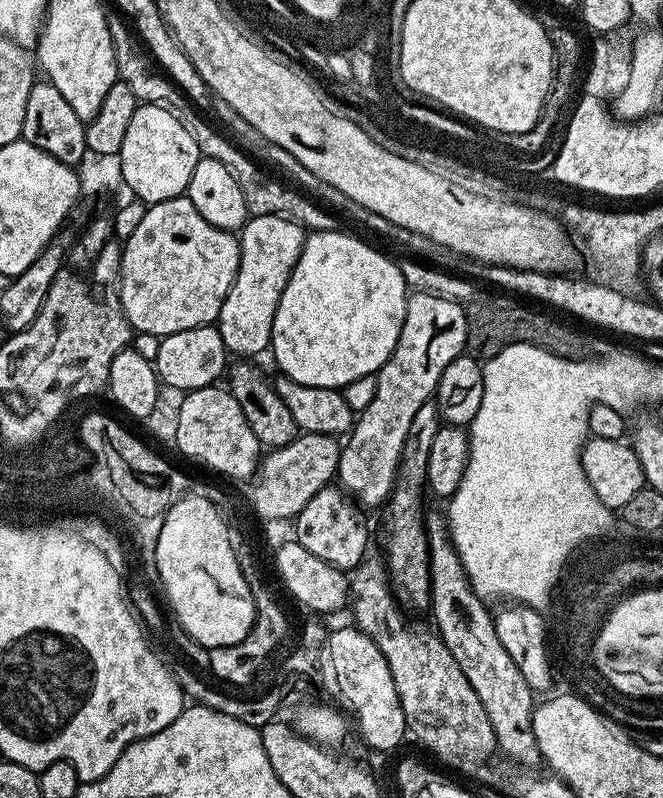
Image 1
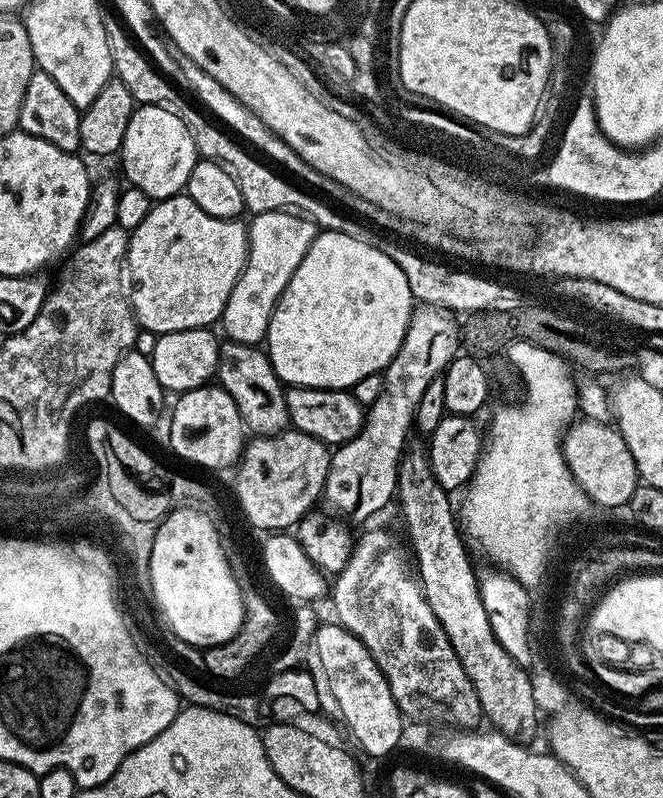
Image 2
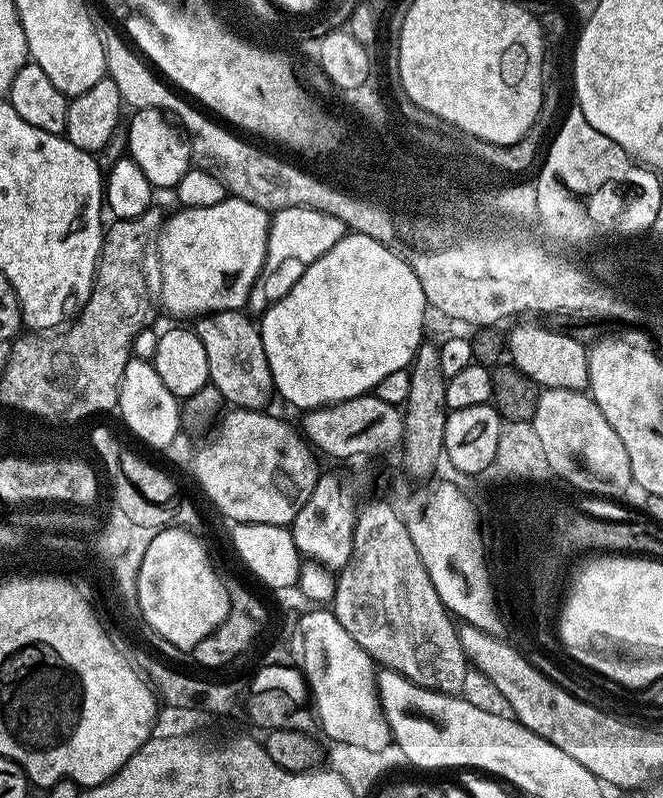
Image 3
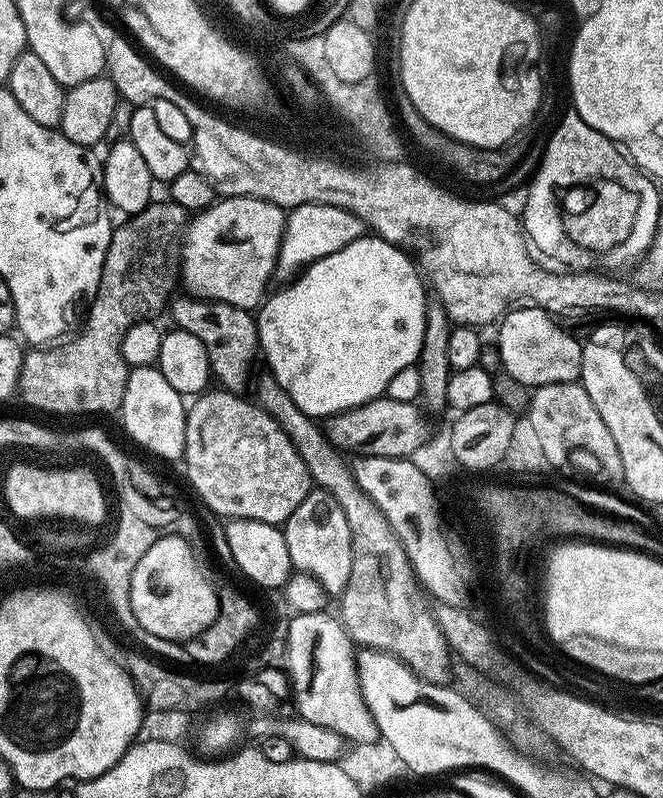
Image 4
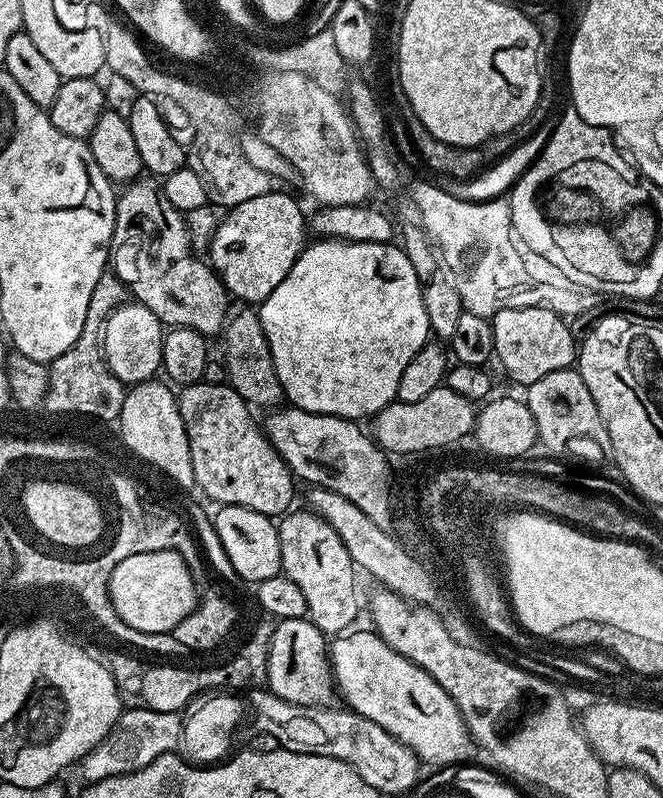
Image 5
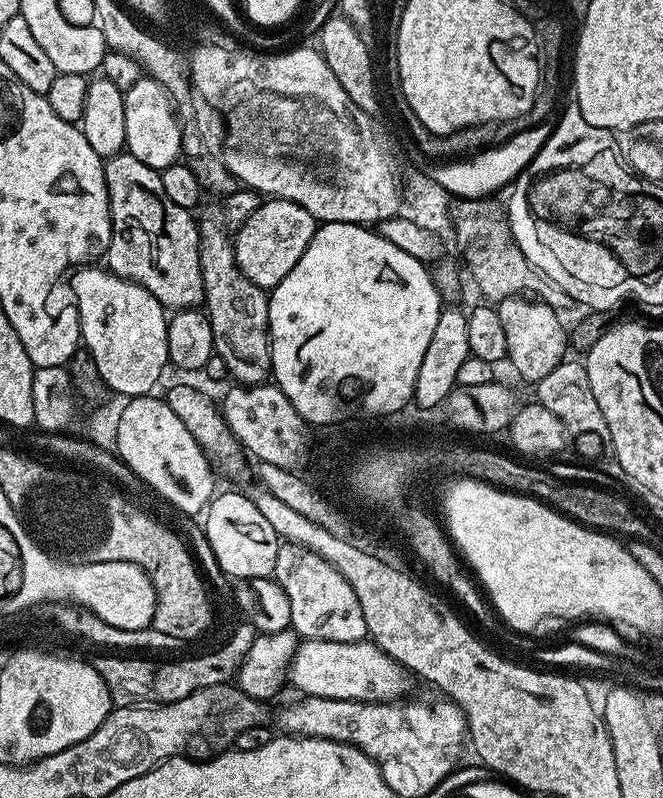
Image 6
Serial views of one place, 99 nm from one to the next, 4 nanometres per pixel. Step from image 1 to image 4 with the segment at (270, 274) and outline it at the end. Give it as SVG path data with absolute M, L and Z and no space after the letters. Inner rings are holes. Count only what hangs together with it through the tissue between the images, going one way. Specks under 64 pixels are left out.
M315 202L293 208L287 213L284 223L284 241L280 244L280 257L276 260L275 275L279 279L281 276L281 281L291 281L305 266L350 246L350 242L360 240L364 235L365 222L348 209Z

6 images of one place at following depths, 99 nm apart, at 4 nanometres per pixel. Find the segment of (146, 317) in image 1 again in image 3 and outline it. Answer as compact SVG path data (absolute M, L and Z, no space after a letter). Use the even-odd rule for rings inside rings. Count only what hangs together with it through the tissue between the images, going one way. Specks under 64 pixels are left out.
M225 198L218 206L181 207L168 221L161 223L156 240L156 256L160 259L160 304L172 316L210 316L214 312L243 309L248 294L264 269L268 245L269 213L245 200Z

